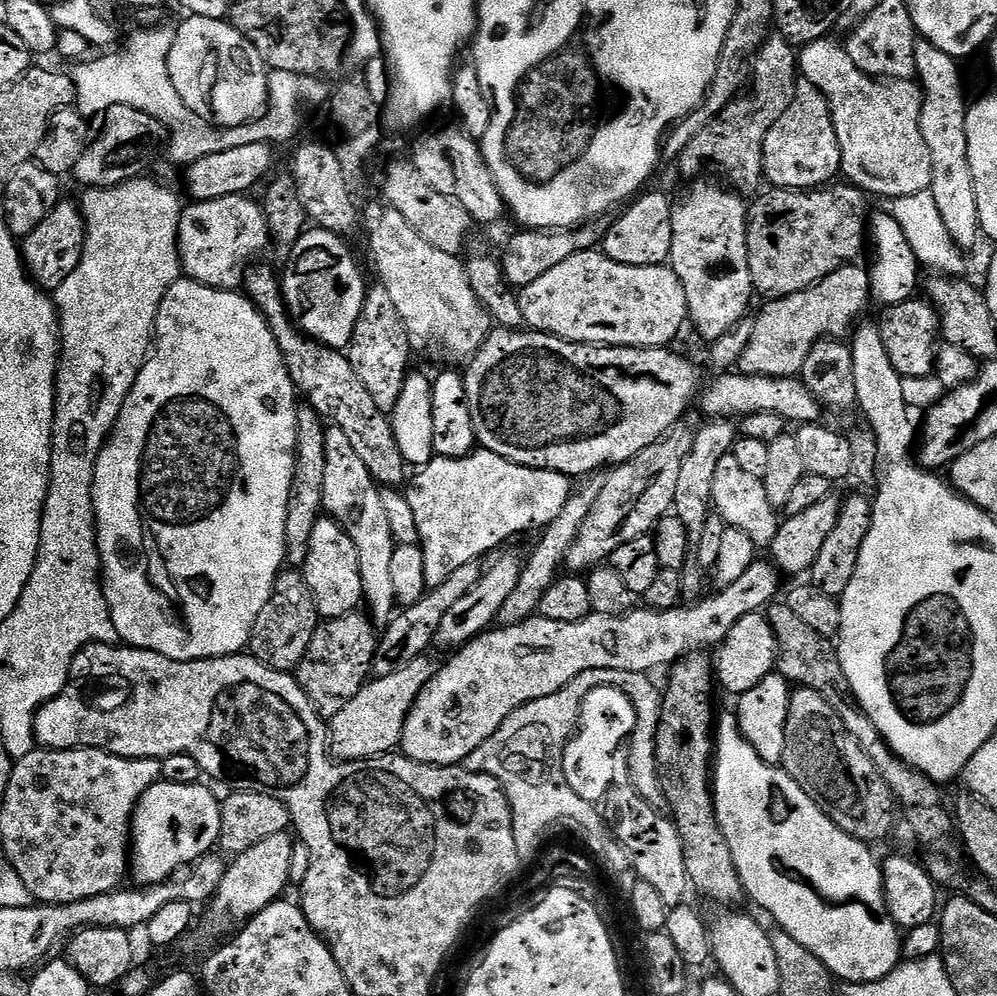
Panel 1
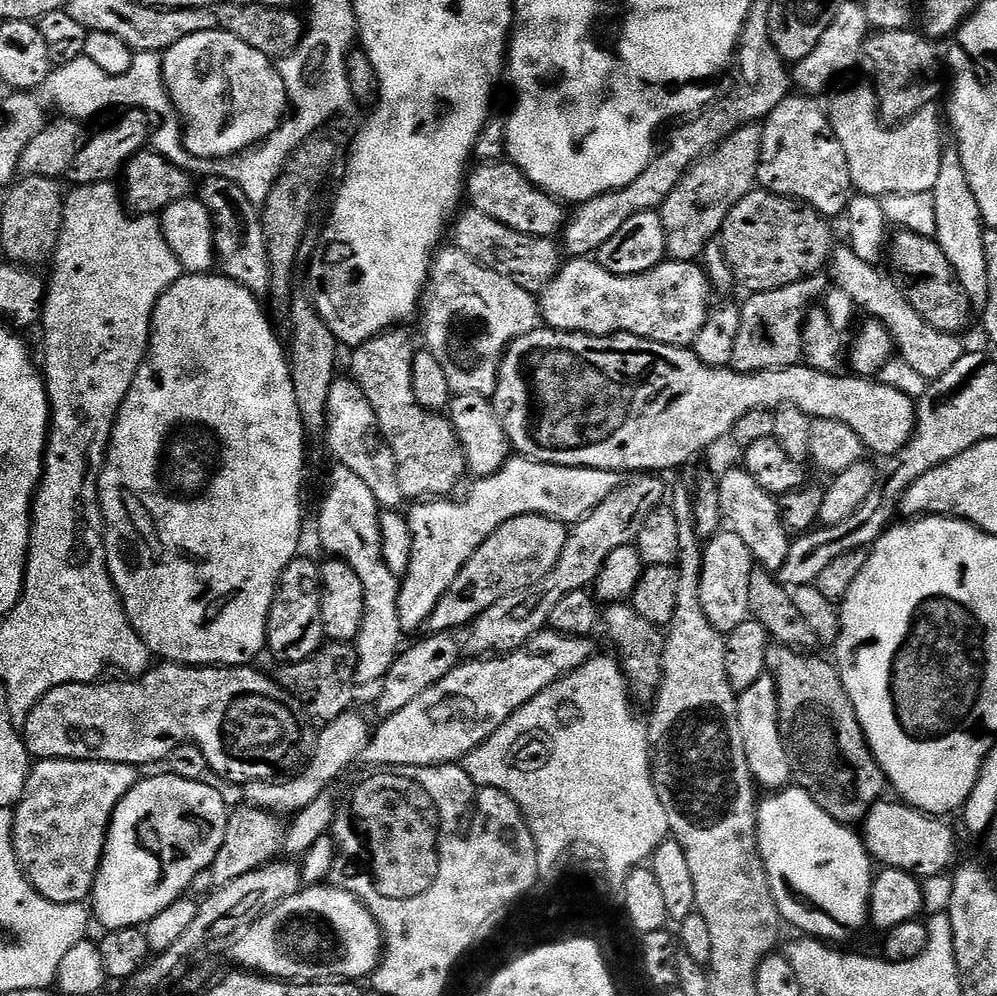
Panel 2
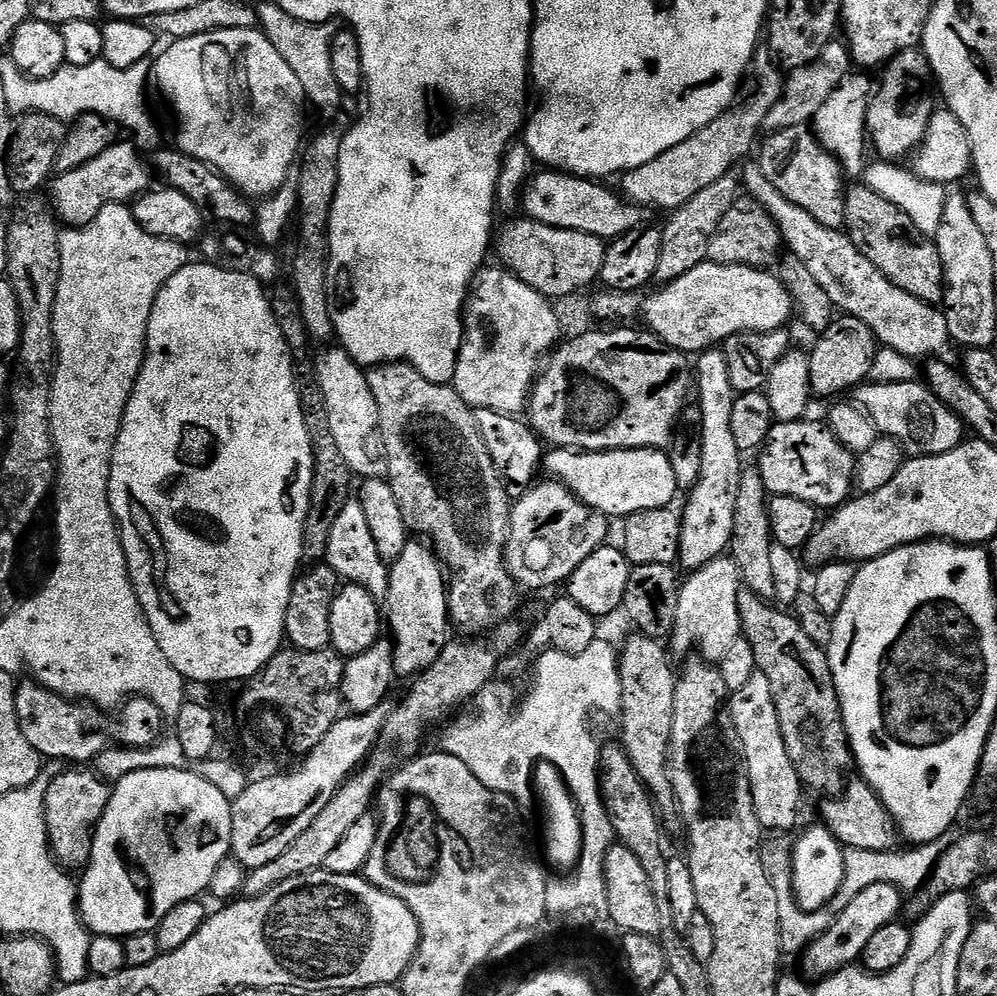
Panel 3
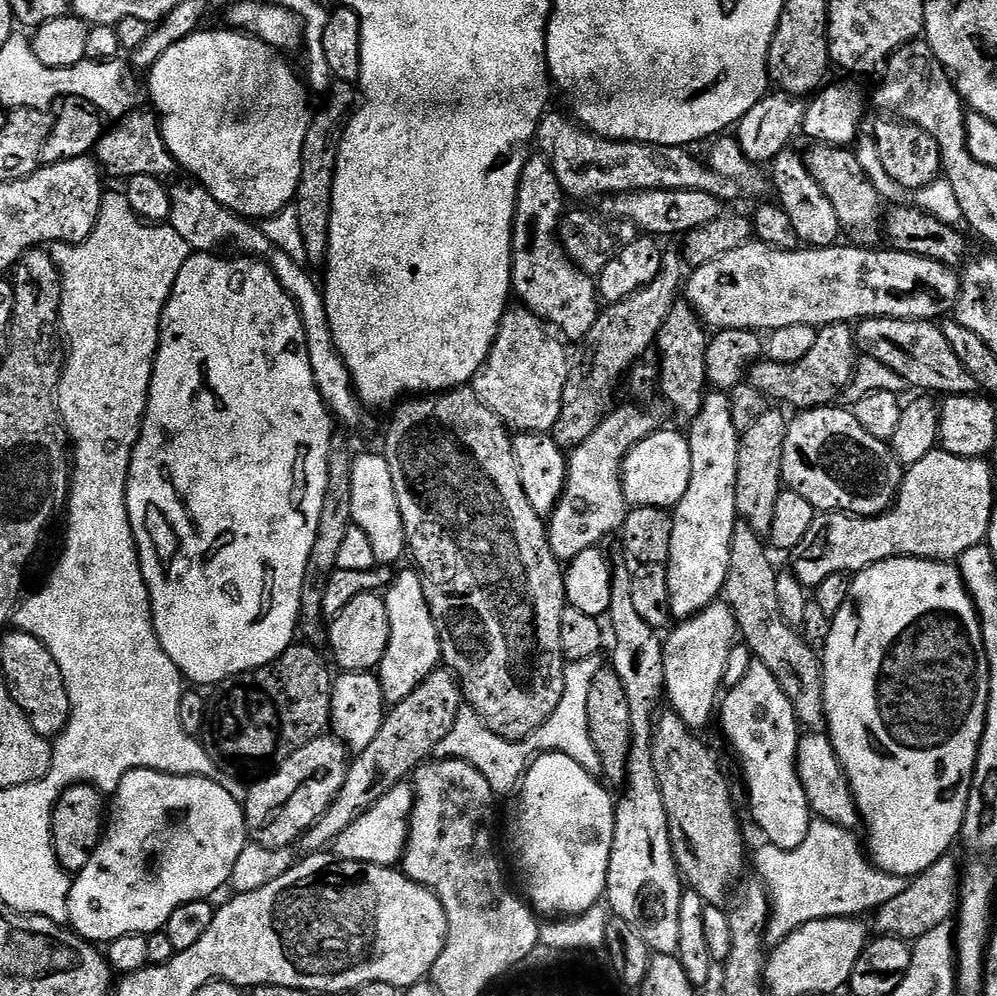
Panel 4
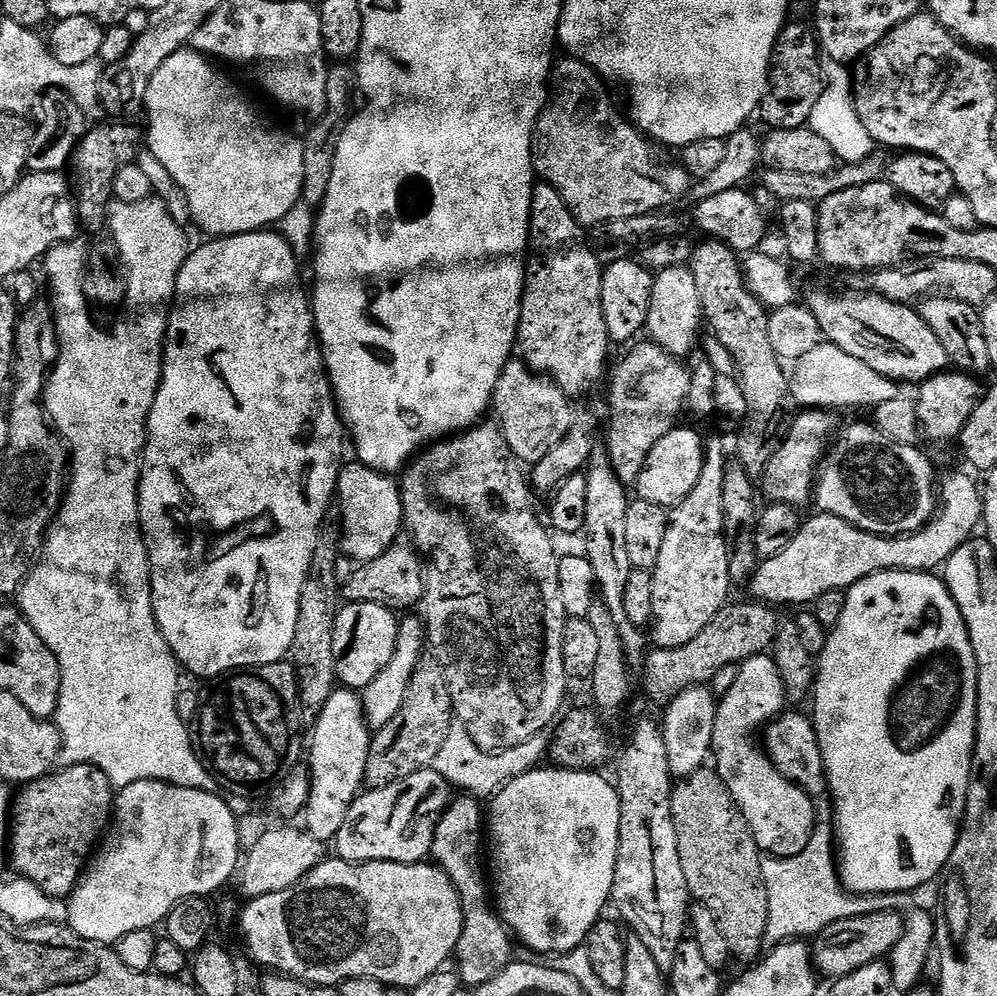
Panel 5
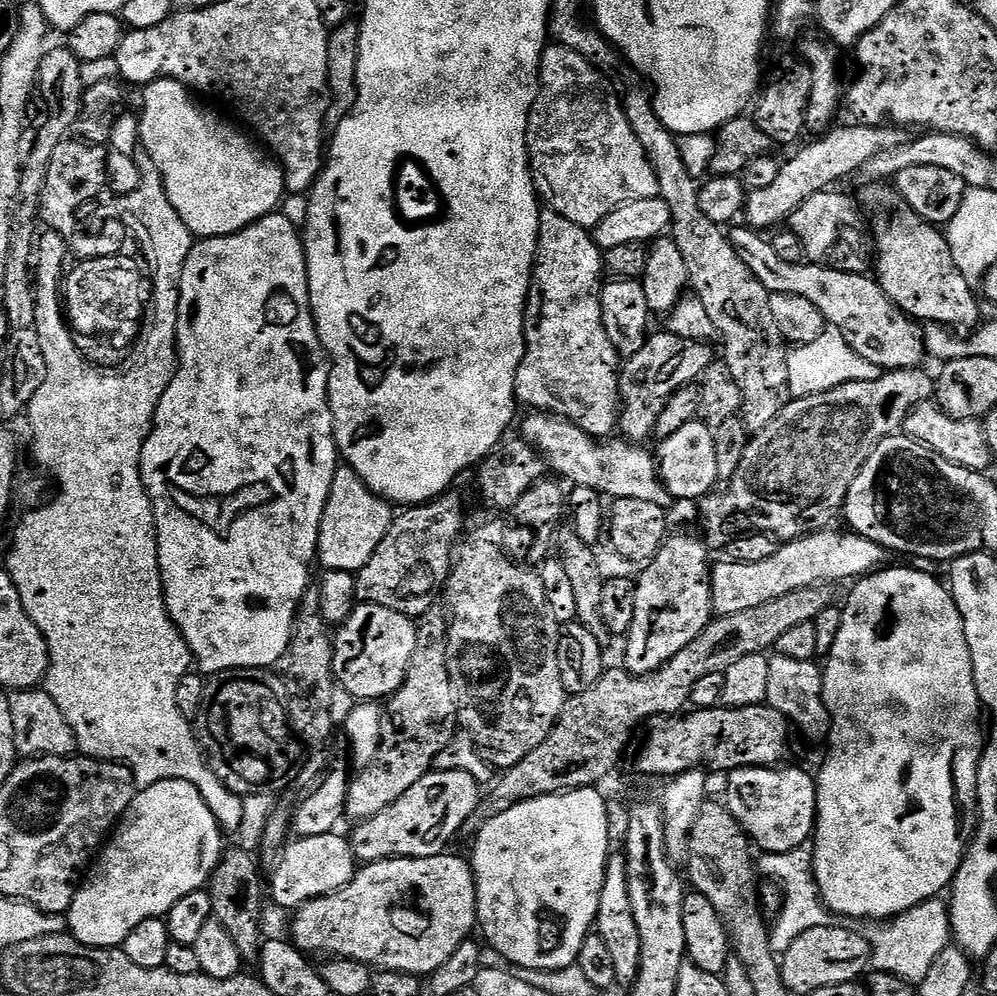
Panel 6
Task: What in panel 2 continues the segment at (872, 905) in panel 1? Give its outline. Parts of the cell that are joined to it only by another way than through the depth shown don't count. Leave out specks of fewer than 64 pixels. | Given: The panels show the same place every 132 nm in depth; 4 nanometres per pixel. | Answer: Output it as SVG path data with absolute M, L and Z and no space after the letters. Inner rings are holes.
M789 786L773 791L759 801L756 810L756 841L760 857L764 863L766 878L770 884L772 897L780 911L781 921L785 925L793 924L797 933L808 938L825 942L840 942L856 936L870 924L868 899L872 893L874 879L874 861L864 847L864 841L856 836L847 824L839 824L805 788Z

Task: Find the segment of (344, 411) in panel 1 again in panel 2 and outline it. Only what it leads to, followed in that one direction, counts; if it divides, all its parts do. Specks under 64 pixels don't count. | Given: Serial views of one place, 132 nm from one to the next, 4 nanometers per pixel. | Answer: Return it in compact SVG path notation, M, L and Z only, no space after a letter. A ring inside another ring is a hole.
M208 176L201 184L199 181L198 199L212 216L219 271L229 280L249 288L257 298L267 297L271 290L270 256L267 253L261 209L250 202L248 192L239 179L232 177L231 180L228 176Z

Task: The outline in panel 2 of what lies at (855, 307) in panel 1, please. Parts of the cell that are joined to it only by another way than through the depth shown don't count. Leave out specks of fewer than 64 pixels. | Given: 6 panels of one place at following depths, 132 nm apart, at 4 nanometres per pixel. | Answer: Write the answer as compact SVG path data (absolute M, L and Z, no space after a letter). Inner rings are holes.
M817 274L805 276L797 284L782 286L778 290L751 293L747 297L749 300L740 308L738 338L734 338L734 358L730 365L732 371L765 372L801 363L804 355L802 350L804 318L808 315L810 305L819 301L816 299L827 290L828 284L830 288L827 275Z

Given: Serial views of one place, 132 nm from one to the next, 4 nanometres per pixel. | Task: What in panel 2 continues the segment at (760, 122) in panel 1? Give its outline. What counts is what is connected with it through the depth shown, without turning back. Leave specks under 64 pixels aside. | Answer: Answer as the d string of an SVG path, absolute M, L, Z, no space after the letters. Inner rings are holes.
M747 124L738 129L730 138L726 138L713 152L703 156L674 186L666 202L659 208L662 218L662 230L666 230L666 250L673 260L696 262L701 259L703 252L720 235L720 227L726 222L730 210L746 198L757 187L756 175L760 161L760 143L762 142L763 127L760 124Z

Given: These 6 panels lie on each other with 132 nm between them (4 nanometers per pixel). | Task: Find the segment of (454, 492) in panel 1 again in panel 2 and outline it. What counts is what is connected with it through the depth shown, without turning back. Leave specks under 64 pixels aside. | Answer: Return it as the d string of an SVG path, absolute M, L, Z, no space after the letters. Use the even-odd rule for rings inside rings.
M519 454L513 455L502 466L502 470L498 470L489 476L481 476L471 481L473 484L469 486L468 493L461 500L457 498L425 498L411 505L412 509L407 509L408 525L410 526L410 534L412 535L412 549L410 550L410 566L408 572L403 576L400 582L400 593L398 594L398 618L400 625L405 634L412 634L419 628L423 629L428 623L430 614L434 614L434 610L438 606L438 602L446 594L446 590L450 586L450 582L454 582L454 578L458 578L458 570L462 570L462 566L474 554L474 550L478 550L478 546L482 546L482 542L486 542L486 538L490 538L490 534L494 534L494 530L498 530L498 526L502 526L510 518L518 518L519 516L529 516L530 514L538 514L539 516L549 516L555 520L560 520L563 524L572 526L577 520L581 520L583 516L592 512L602 501L610 498L612 492L615 492L622 483L622 476L619 472L607 472L606 470L594 470L593 468L571 468L570 466L558 466L557 464L543 464L537 460L530 460L527 456Z

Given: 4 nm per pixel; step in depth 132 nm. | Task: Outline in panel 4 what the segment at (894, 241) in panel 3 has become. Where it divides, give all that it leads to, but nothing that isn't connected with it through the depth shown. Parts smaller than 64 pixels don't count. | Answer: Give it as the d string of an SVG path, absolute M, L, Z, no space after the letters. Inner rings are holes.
M813 143L809 152L803 153L804 165L810 170L810 178L822 186L822 194L830 198L834 211L838 214L838 222L845 233L853 232L857 241L868 242L872 231L882 224L880 203L882 197L875 186L866 178L866 170L862 170L862 162L858 162L855 151L851 147L834 147L828 144Z

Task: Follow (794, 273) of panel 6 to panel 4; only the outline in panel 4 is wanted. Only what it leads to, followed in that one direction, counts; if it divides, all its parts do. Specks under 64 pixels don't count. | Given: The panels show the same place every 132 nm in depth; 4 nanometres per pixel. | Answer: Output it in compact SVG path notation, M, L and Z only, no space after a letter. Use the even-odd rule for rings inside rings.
M870 318L859 321L854 335L856 350L860 356L878 358L878 362L882 362L882 366L890 366L890 370L894 370L894 374L901 376L905 385L912 387L913 384L914 387L924 391L921 393L936 394L932 392L941 392L941 397L947 398L949 396L967 396L977 391L976 380L970 374L970 370L966 370L966 366L962 366L962 362L958 362L958 354L954 354L950 342L946 342L943 327L937 326L931 320Z

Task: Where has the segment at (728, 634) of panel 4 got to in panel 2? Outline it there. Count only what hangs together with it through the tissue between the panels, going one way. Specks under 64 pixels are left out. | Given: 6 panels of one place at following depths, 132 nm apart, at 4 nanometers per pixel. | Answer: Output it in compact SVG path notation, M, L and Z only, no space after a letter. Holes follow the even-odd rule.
M721 530L703 545L704 569L700 579L702 590L702 610L706 618L722 634L732 632L742 622L749 619L750 578L754 571L754 561L746 542L731 530Z

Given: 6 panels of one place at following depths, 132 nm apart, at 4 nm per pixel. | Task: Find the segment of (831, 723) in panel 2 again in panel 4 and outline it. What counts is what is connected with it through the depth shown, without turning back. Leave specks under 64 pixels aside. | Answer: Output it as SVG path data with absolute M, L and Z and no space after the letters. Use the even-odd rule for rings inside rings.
M737 523L730 538L730 570L726 570L722 600L734 614L739 639L748 645L753 657L774 674L778 686L782 686L792 703L796 719L805 729L820 730L826 724L824 665L817 649L809 646L803 635L782 618L782 610L778 610L778 568L768 561L767 551L762 538L749 524Z

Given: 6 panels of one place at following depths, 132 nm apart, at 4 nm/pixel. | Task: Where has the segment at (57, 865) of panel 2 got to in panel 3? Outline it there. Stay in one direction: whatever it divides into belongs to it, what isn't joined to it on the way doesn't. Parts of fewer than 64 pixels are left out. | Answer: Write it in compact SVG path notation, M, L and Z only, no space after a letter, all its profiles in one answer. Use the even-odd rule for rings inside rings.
M72 766L69 772L60 772L44 788L44 817L46 818L46 830L48 831L48 846L57 864L65 869L83 869L87 865L92 853L92 834L96 831L96 824L102 818L102 814L108 805L108 799L112 796L112 788L109 781L101 776L99 771L87 772L87 767Z

